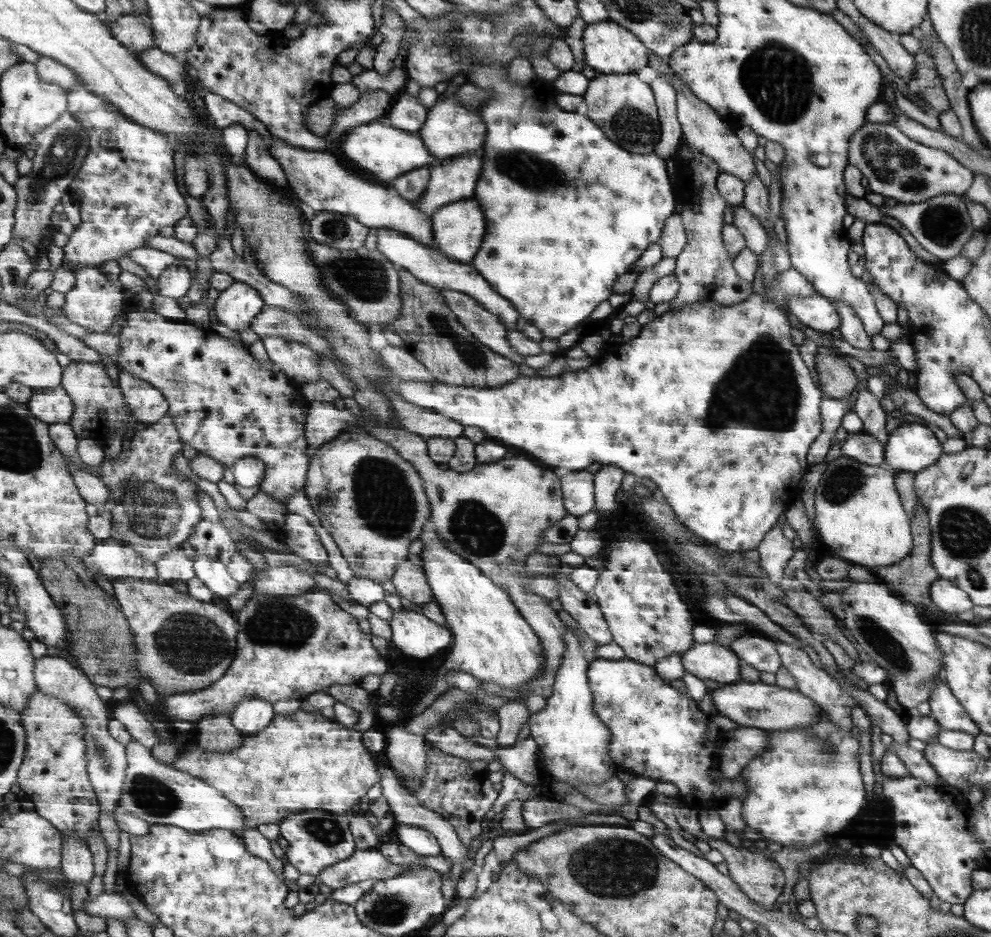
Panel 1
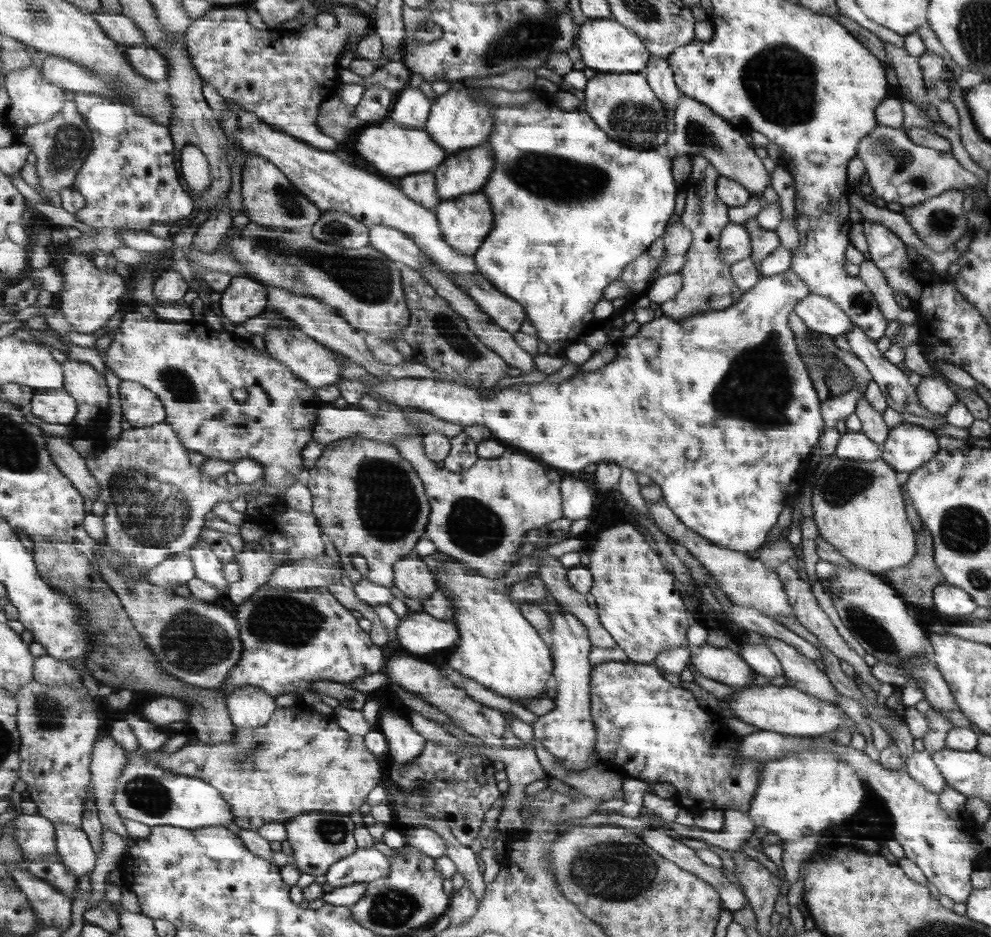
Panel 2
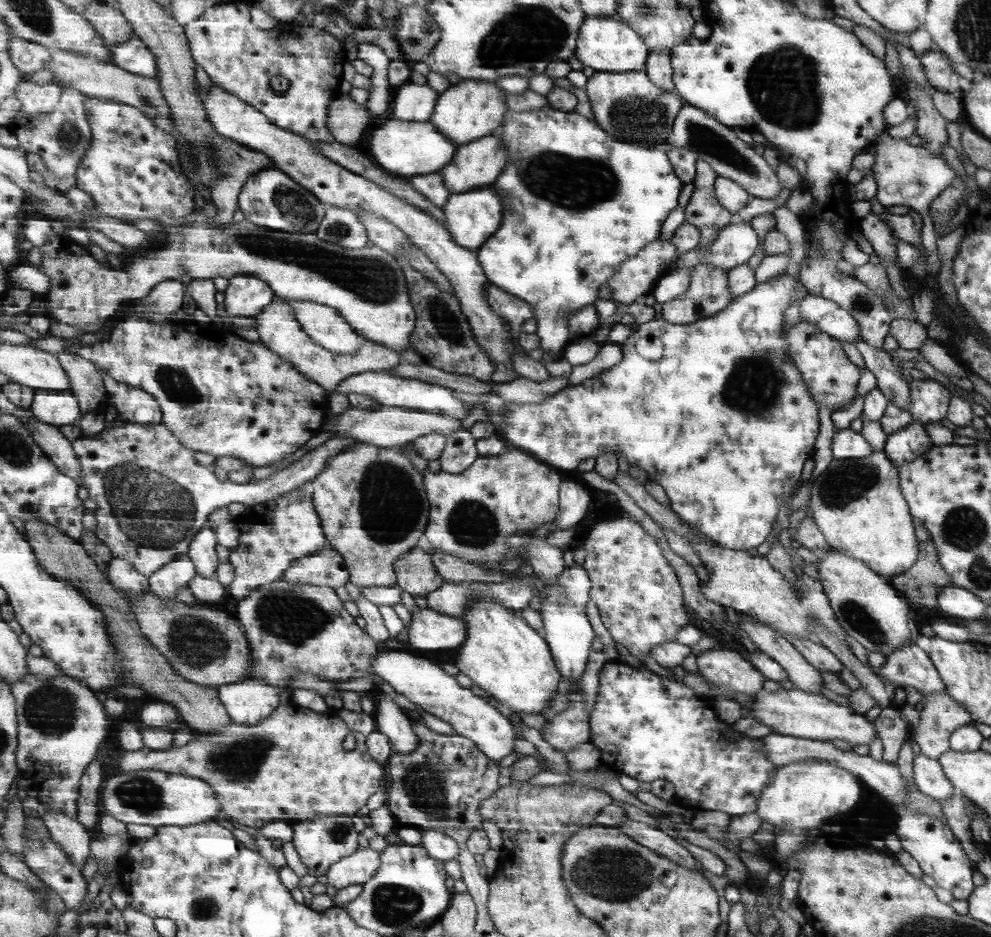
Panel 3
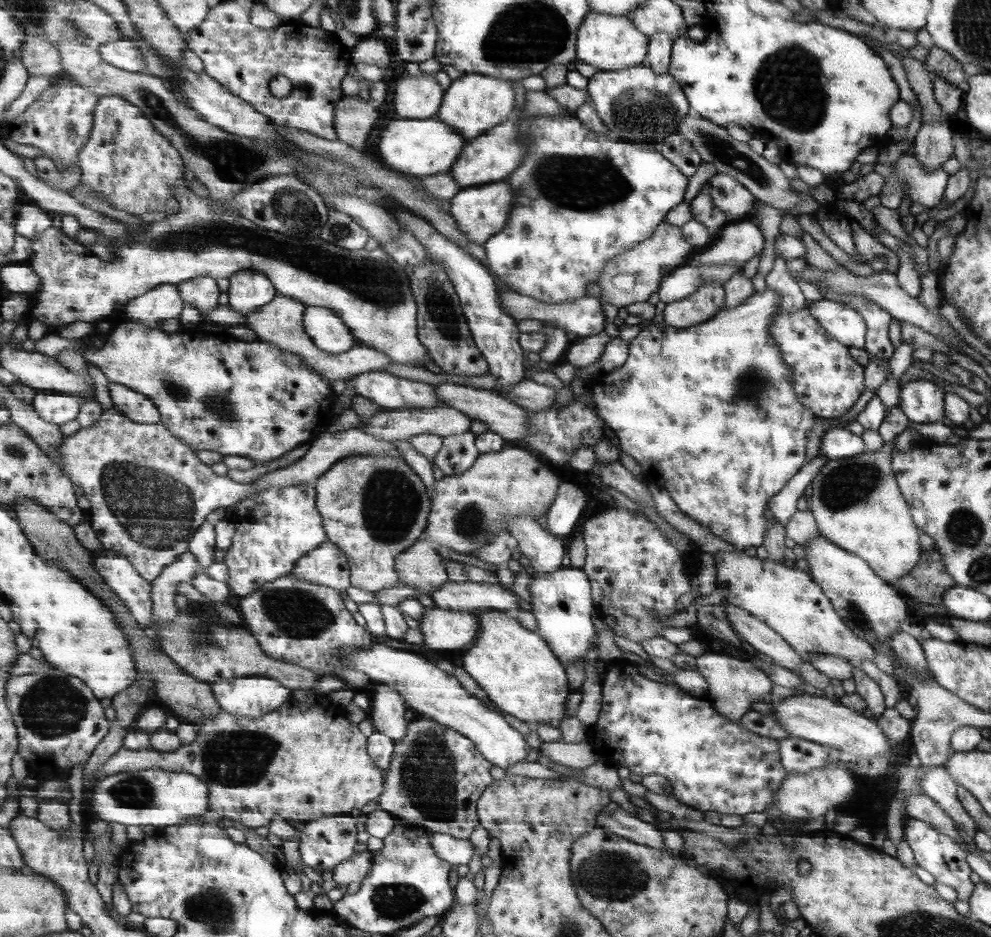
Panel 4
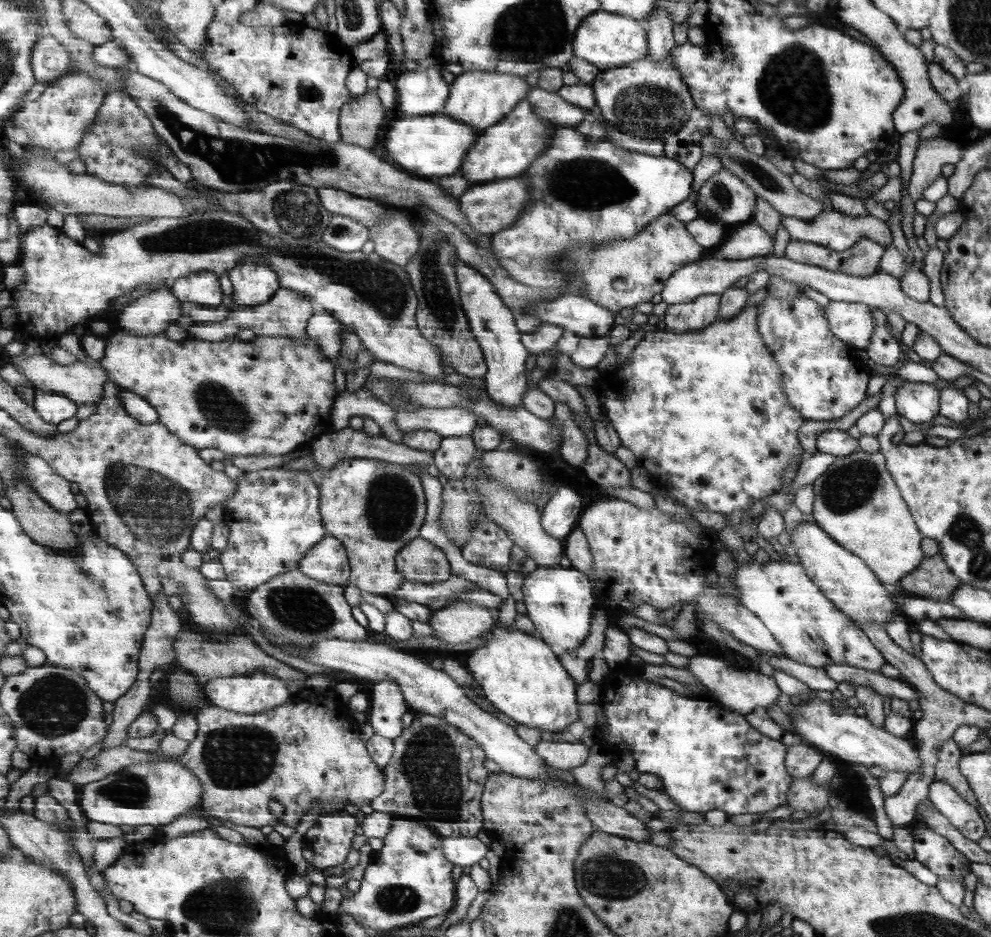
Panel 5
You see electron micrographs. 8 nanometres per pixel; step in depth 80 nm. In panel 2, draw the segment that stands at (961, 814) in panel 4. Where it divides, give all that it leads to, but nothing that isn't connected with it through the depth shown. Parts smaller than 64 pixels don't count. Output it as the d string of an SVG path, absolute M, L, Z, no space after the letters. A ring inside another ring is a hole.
M914 751L909 756L905 756L905 759L907 759L905 760L907 775L911 776L919 786L935 794L939 794L945 788L945 780L941 777L941 772L937 771L930 754L925 751Z

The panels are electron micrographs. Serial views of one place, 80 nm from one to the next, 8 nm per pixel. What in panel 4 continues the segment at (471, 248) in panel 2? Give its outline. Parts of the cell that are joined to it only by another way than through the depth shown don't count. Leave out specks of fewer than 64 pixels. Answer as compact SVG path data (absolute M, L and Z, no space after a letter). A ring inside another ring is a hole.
M503 180L479 185L467 189L460 189L448 200L448 214L450 214L462 235L473 244L483 245L490 237L494 237L507 223L507 218L512 215L513 206L512 190Z

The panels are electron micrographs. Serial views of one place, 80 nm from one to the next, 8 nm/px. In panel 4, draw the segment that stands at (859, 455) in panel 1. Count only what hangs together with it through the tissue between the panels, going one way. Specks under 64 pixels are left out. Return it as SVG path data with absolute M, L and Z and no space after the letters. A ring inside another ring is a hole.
M843 426L830 427L821 439L824 456L828 460L851 458L865 451L860 436L852 434Z

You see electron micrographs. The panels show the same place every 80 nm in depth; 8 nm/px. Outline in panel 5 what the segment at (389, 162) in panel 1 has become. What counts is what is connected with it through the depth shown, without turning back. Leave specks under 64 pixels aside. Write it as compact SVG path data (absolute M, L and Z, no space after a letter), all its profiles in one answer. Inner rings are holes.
M442 113L413 118L395 118L386 131L383 148L389 154L391 162L401 171L417 178L436 178L458 174L463 164L463 158L473 142L479 136L479 130L472 130L463 122L449 118Z

